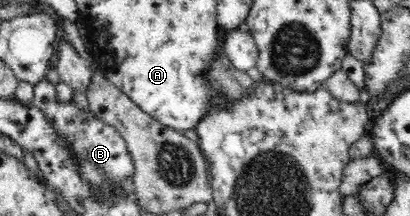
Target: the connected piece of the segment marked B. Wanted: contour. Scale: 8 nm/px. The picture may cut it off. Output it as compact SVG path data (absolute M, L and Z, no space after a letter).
M46 75L44 78L40 78L40 82L32 84L32 88L33 105L41 108L42 112L45 112L45 115L54 121L58 135L62 133L62 137L66 137L69 147L73 148L79 158L79 171L87 182L100 188L102 182L106 182L106 180L119 184L123 178L133 176L132 157L128 153L125 141L114 128L96 118L92 113L88 114L88 118L86 118L84 112L77 108L73 101L58 103L56 85L52 84Z

